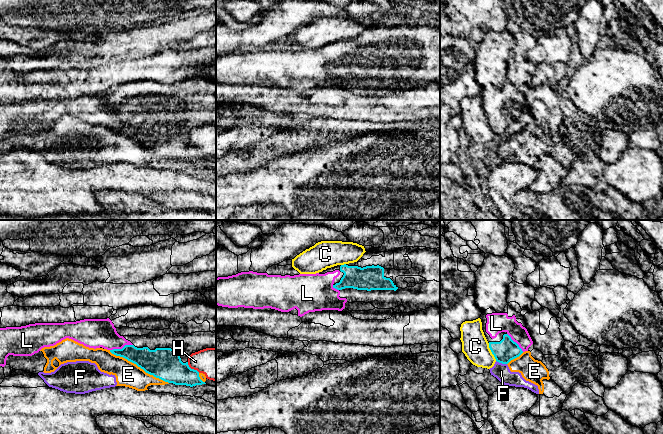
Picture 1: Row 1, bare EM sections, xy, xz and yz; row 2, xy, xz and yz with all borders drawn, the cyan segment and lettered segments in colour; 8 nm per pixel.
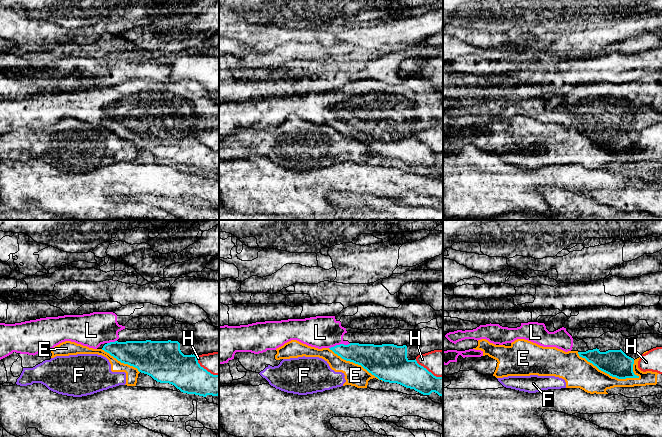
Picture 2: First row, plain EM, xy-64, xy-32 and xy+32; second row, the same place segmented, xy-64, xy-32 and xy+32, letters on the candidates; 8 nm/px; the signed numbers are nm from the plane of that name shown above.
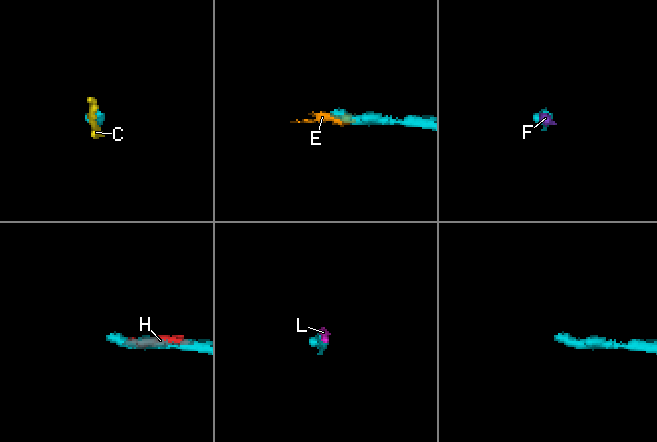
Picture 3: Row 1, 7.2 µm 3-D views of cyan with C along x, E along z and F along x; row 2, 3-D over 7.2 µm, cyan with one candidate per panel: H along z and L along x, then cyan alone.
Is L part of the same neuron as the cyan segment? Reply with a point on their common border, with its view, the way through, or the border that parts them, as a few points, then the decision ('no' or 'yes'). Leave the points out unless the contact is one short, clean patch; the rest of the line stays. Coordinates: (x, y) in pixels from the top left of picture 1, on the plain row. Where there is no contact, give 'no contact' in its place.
meets cyan in xy at (122, 124); runs through xy (150, 137), (122, 124), (104, 110), (95, 109); yes

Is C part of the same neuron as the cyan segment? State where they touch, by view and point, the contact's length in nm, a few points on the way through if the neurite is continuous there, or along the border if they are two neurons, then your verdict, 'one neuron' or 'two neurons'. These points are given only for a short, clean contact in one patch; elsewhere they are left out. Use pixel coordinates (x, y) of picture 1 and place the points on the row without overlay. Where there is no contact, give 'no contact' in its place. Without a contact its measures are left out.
yz (491, 127) | 160 nm | two neurons

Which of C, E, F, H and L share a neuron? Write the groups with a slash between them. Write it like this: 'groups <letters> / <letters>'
groups C / E F H / L

